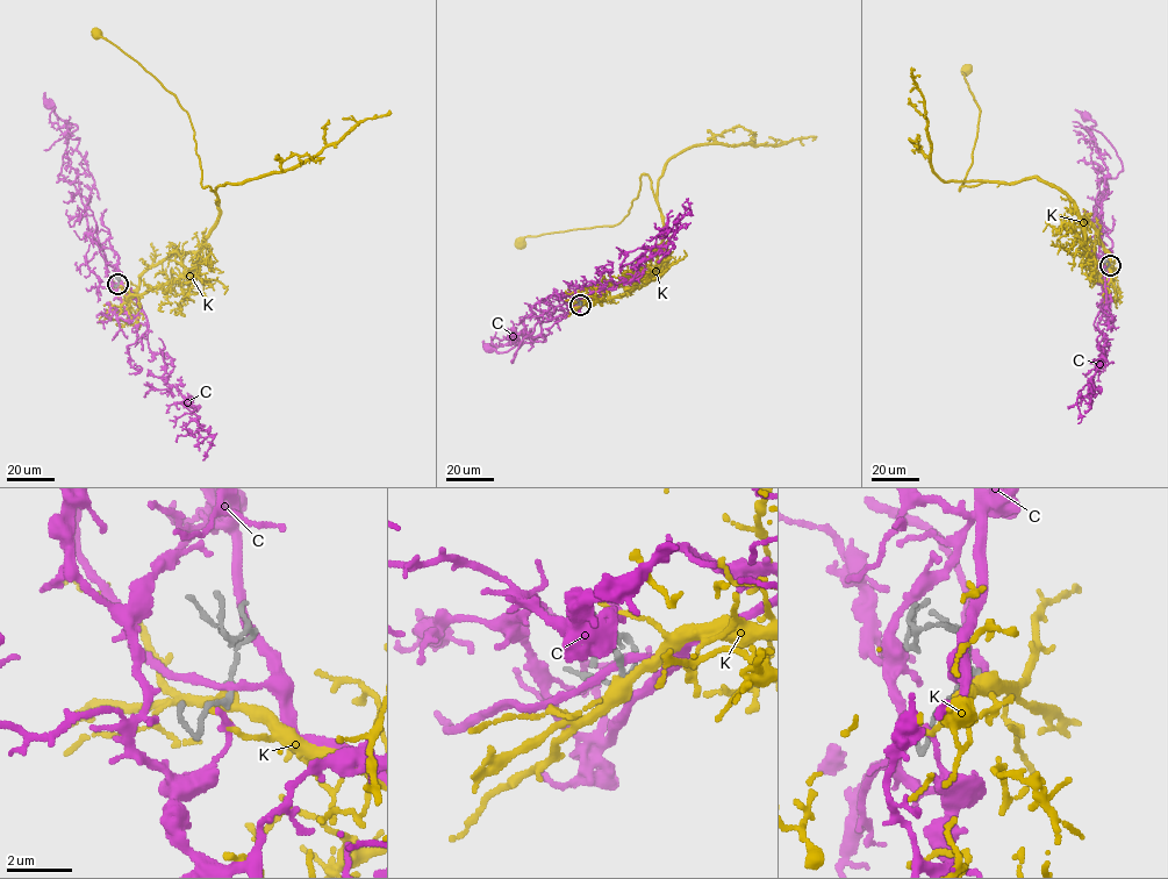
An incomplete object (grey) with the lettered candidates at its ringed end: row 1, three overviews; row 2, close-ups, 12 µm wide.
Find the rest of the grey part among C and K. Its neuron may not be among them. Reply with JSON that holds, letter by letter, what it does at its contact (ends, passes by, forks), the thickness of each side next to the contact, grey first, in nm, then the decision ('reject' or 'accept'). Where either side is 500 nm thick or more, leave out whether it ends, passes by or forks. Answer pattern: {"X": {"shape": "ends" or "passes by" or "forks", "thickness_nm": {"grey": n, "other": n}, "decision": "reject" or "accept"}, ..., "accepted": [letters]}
{"C": {"shape": "passes by", "thickness_nm": {"grey": 170, "other": 200}, "decision": "reject"}, "K": {"shape": "passes by", "thickness_nm": {"grey": 150, "other": 400}, "decision": "accept"}, "accepted": ["K"]}

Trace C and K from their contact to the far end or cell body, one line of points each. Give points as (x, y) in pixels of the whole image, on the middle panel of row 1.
C: (580, 304), (565, 317), (538, 321), (511, 363), (521, 344), (499, 352), (491, 348)
K: (580, 305), (601, 305), (665, 270), (661, 211), (647, 174), (621, 222), (525, 236), (521, 245)

